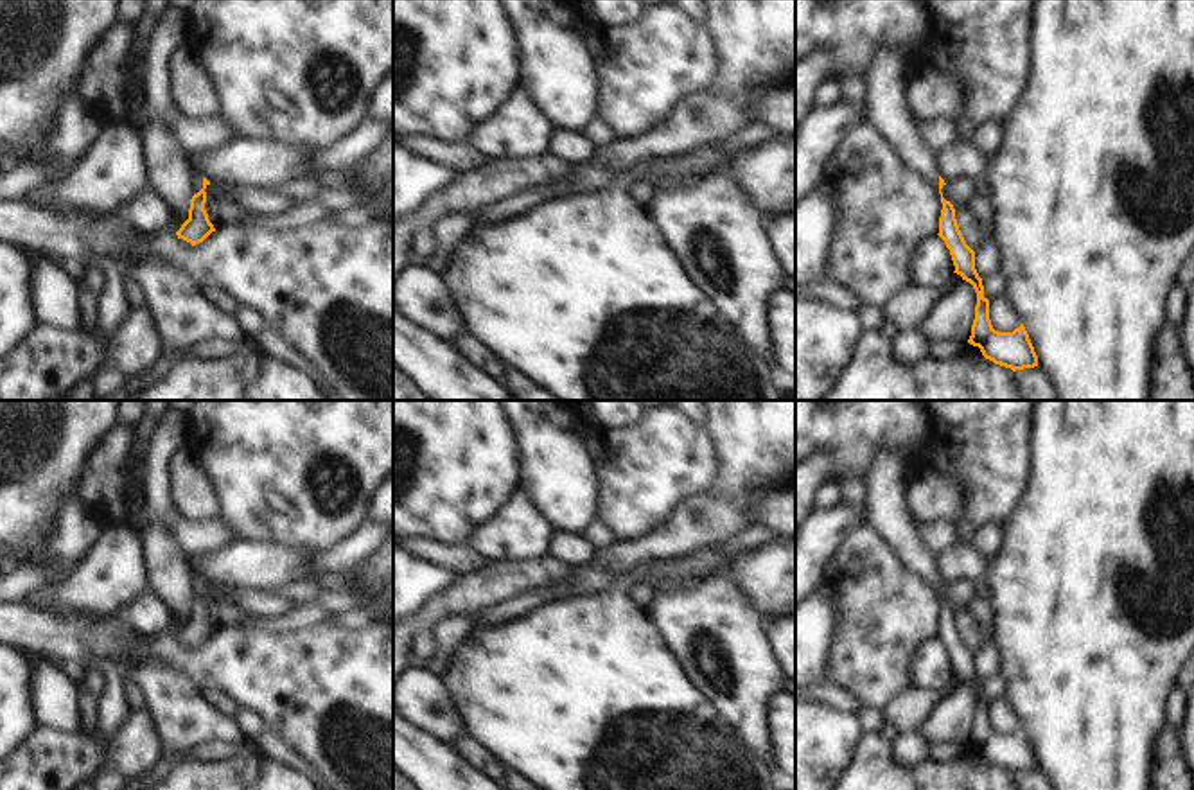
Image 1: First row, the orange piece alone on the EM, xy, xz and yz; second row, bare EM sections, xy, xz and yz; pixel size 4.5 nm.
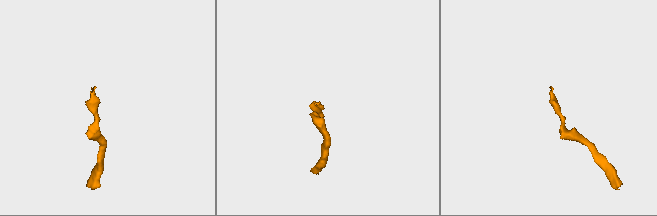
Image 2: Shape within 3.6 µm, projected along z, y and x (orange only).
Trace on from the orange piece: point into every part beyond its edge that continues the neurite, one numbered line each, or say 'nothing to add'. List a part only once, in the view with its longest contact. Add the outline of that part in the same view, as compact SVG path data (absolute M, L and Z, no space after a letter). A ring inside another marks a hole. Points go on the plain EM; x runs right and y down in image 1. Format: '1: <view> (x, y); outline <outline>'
1: xy (196, 580); outline M189 564L190 592L198 596L203 591L203 576Z

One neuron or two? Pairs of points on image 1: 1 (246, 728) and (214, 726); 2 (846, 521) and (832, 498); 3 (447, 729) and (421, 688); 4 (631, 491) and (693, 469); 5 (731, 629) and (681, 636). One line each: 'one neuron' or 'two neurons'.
1: two neurons
2: two neurons
3: one neuron
4: one neuron
5: one neuron

